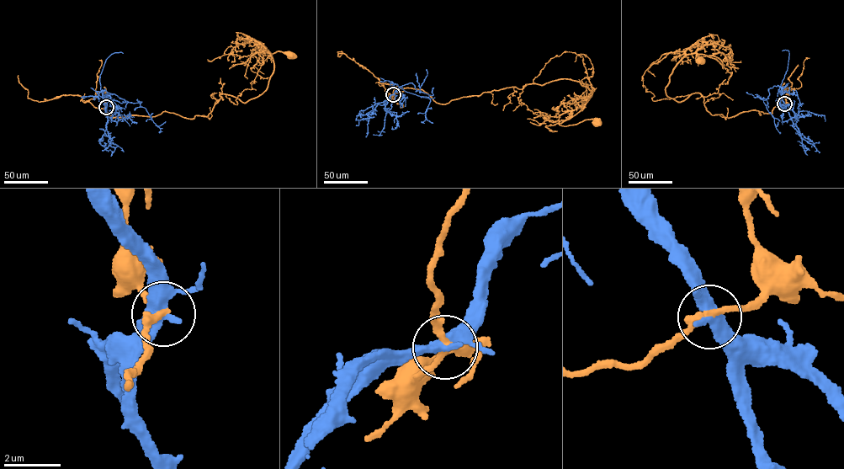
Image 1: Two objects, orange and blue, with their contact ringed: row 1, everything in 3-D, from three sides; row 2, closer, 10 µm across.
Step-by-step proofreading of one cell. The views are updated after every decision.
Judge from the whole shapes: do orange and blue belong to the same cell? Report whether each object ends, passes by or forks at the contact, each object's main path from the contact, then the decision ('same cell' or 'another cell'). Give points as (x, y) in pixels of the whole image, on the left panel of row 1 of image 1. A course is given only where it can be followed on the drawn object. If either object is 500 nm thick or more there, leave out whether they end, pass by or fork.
orange passes by | blue passes by | orange via (106, 108), (206, 116), (220, 94), (246, 103), (266, 89), (262, 50), (260, 63), (289, 55) | blue via (106, 108), (102, 90), (129, 102), (139, 103), (160, 128), (158, 132) | another cell

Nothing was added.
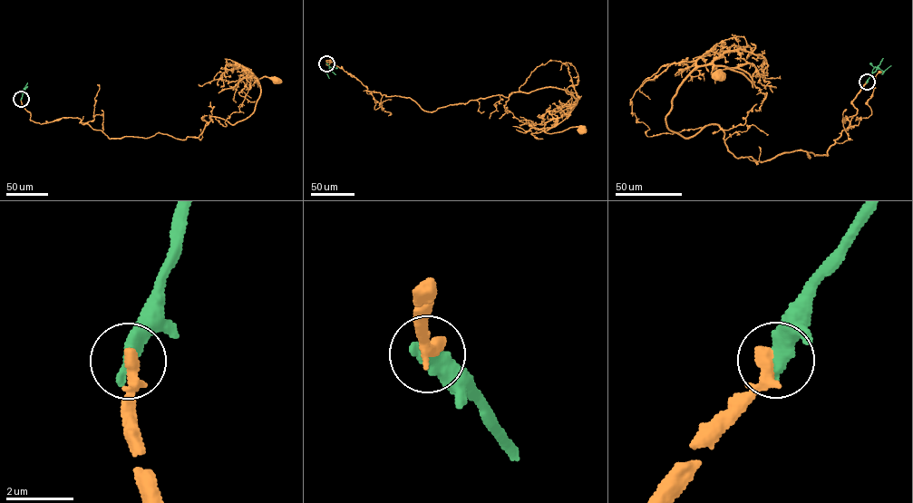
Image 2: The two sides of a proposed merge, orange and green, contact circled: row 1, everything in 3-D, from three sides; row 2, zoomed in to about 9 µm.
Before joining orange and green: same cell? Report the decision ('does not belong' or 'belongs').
does not belong

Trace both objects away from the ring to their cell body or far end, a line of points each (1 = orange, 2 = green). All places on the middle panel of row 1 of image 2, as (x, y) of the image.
1: (326, 63), (366, 91), (410, 98), (432, 111), (555, 87), (577, 101), (544, 130), (580, 130)
2: (326, 63), (330, 70), (326, 73), (329, 78)

